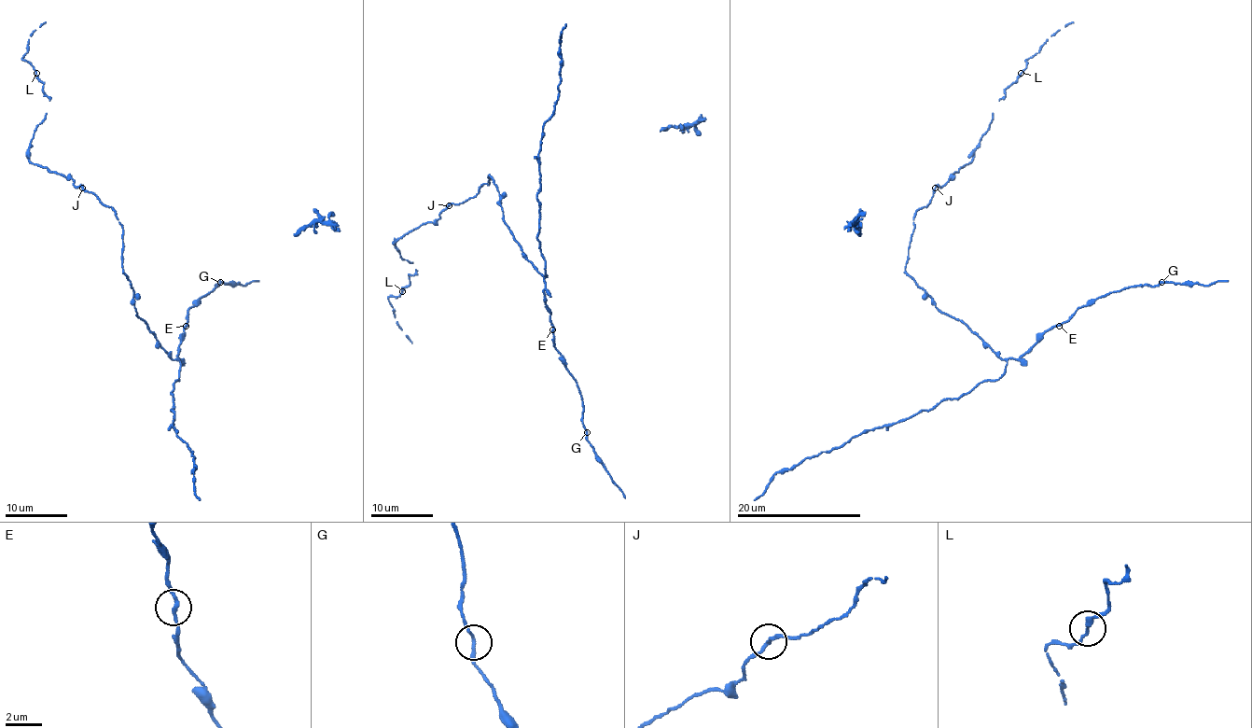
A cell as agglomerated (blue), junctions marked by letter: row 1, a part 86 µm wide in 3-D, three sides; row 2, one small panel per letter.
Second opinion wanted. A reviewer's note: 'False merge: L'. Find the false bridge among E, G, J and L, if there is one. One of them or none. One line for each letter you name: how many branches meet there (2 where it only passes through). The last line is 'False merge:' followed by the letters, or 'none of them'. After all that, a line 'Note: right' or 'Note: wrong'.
False merge: none of them
Note: wrong

